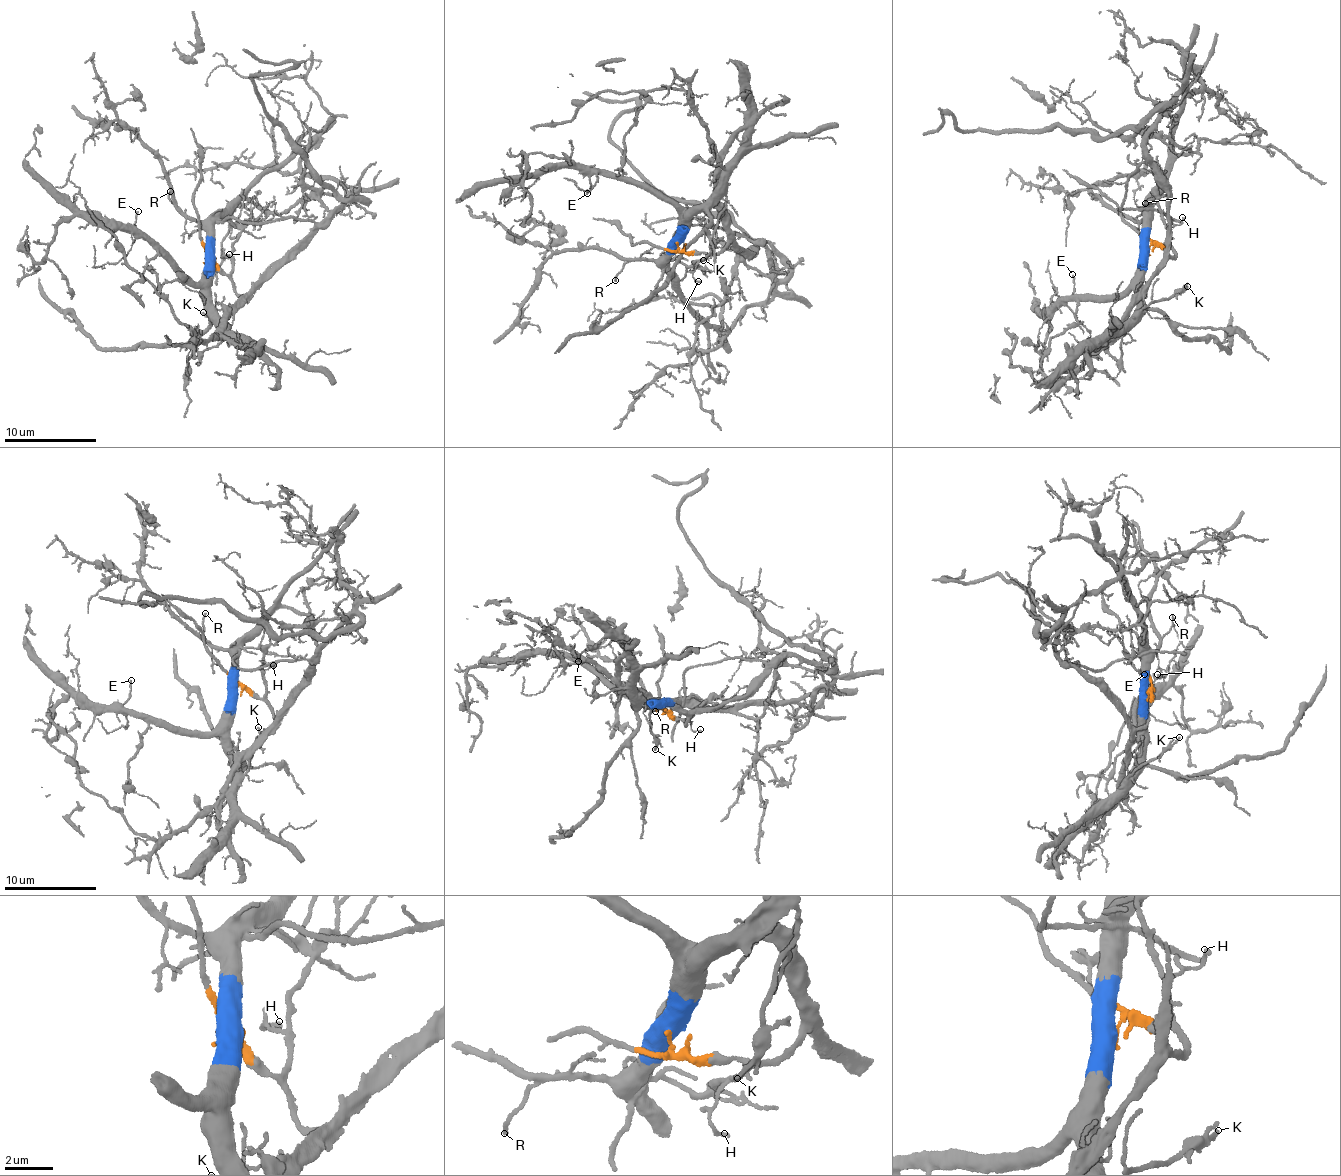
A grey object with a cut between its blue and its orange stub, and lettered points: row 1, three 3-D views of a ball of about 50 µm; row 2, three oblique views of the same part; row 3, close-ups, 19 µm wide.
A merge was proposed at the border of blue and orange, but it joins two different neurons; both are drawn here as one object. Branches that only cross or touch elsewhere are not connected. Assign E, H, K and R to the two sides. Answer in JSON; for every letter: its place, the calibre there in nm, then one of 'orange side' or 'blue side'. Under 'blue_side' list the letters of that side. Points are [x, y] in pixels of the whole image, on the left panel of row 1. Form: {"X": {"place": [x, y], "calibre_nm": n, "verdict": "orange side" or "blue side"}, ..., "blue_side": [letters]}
{"E": {"place": [138, 211], "calibre_nm": 130, "verdict": "blue side"}, "H": {"place": [229, 254], "calibre_nm": 150, "verdict": "orange side"}, "K": {"place": [203, 312], "calibre_nm": 150, "verdict": "blue side"}, "R": {"place": [170, 191], "calibre_nm": 140, "verdict": "blue side"}, "blue_side": ["E", "K", "R"]}

